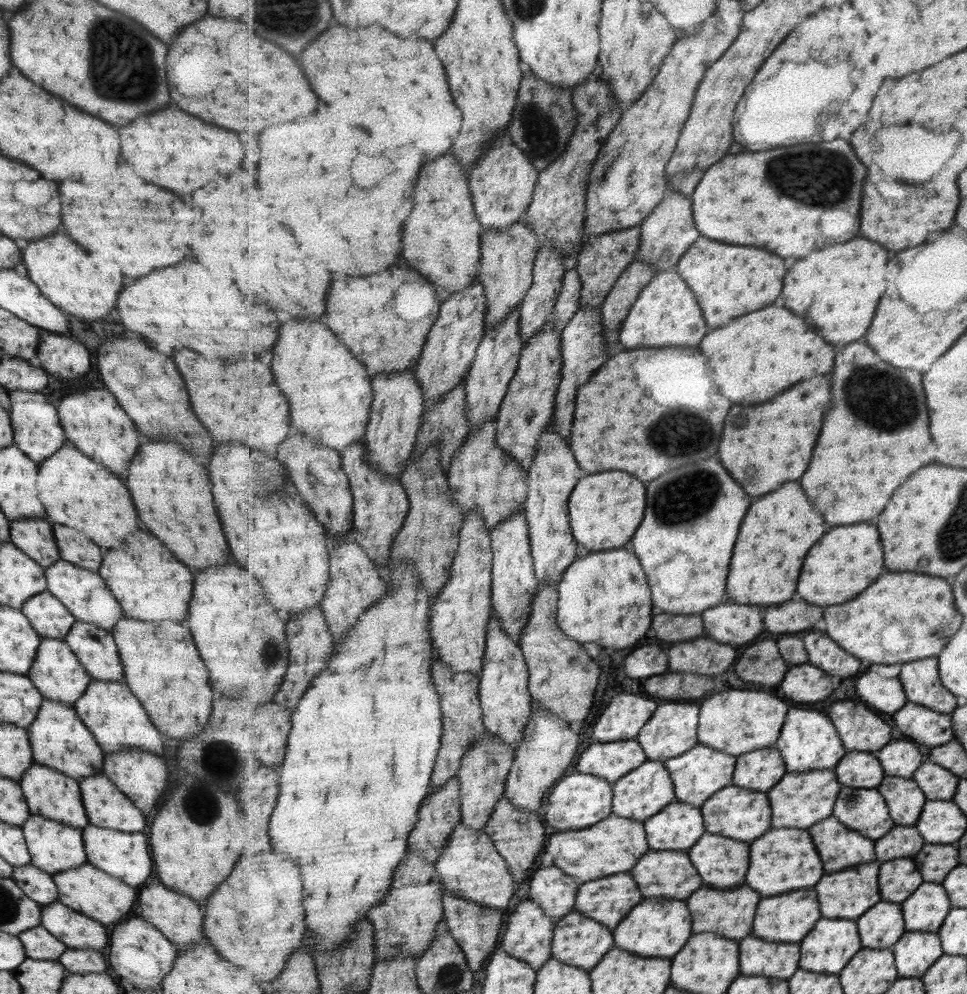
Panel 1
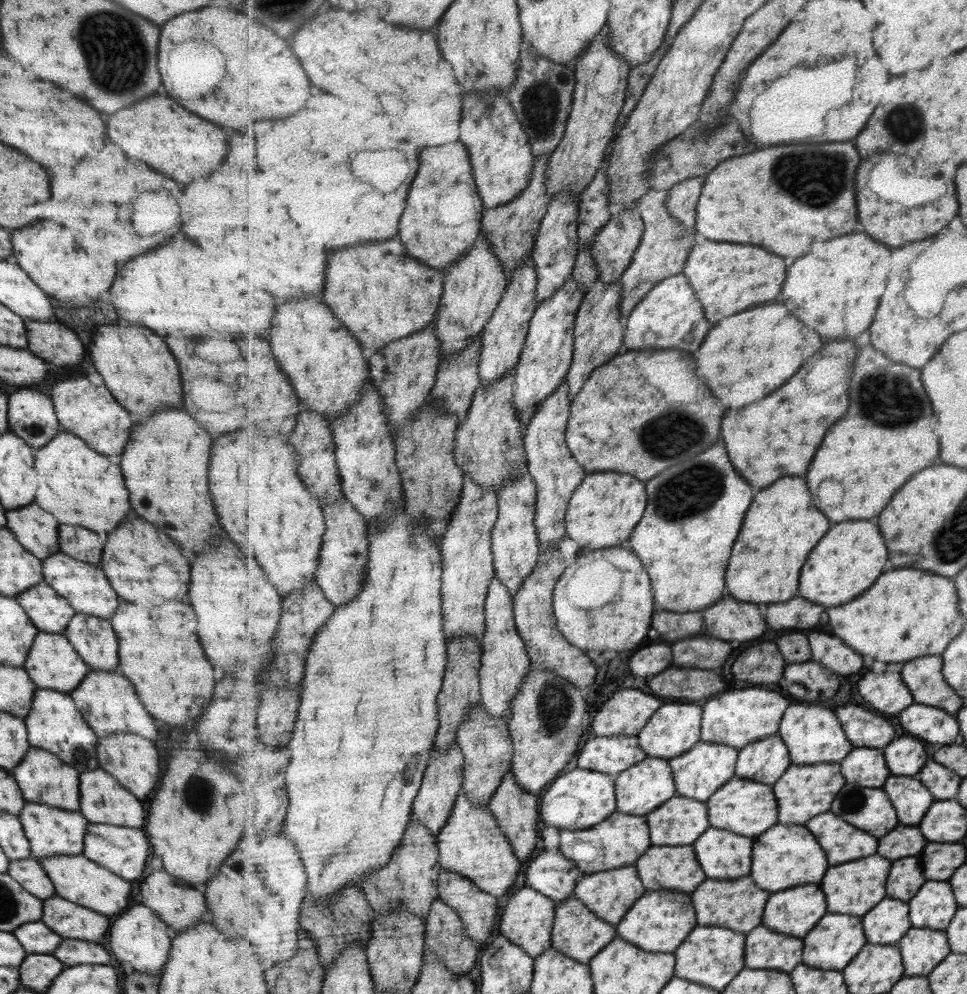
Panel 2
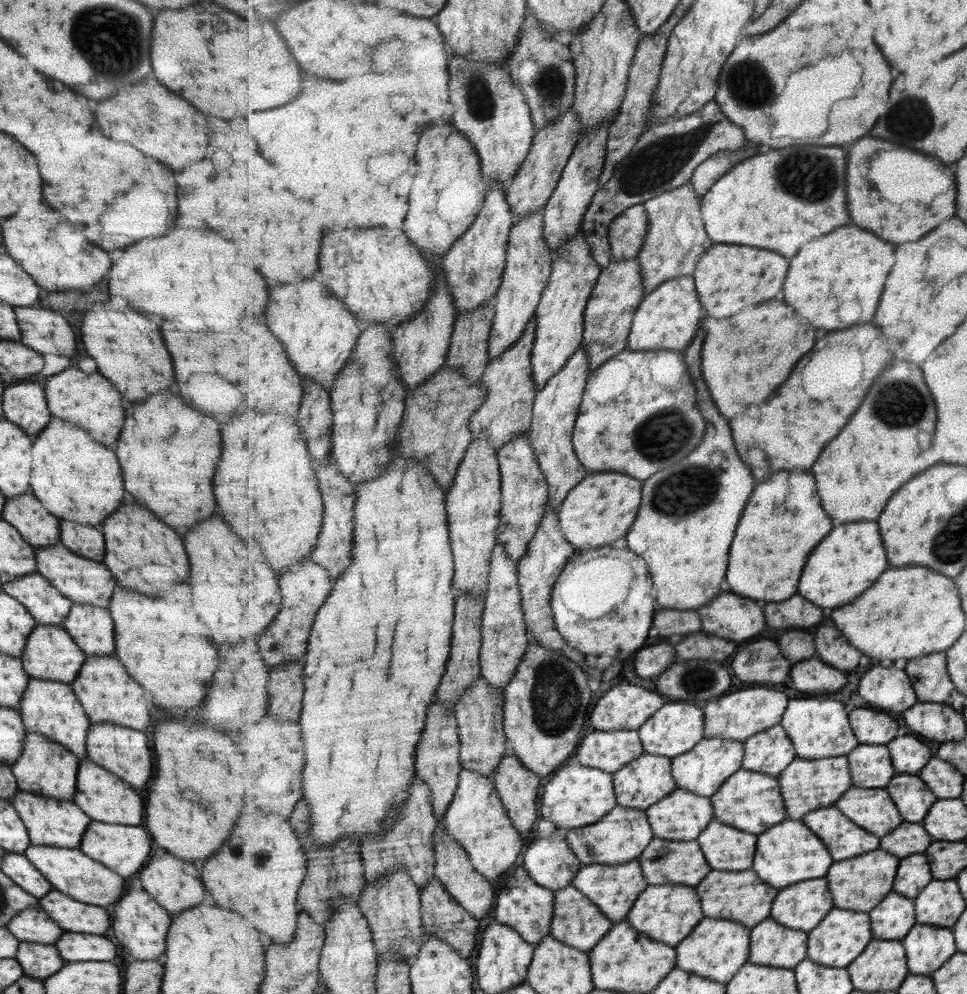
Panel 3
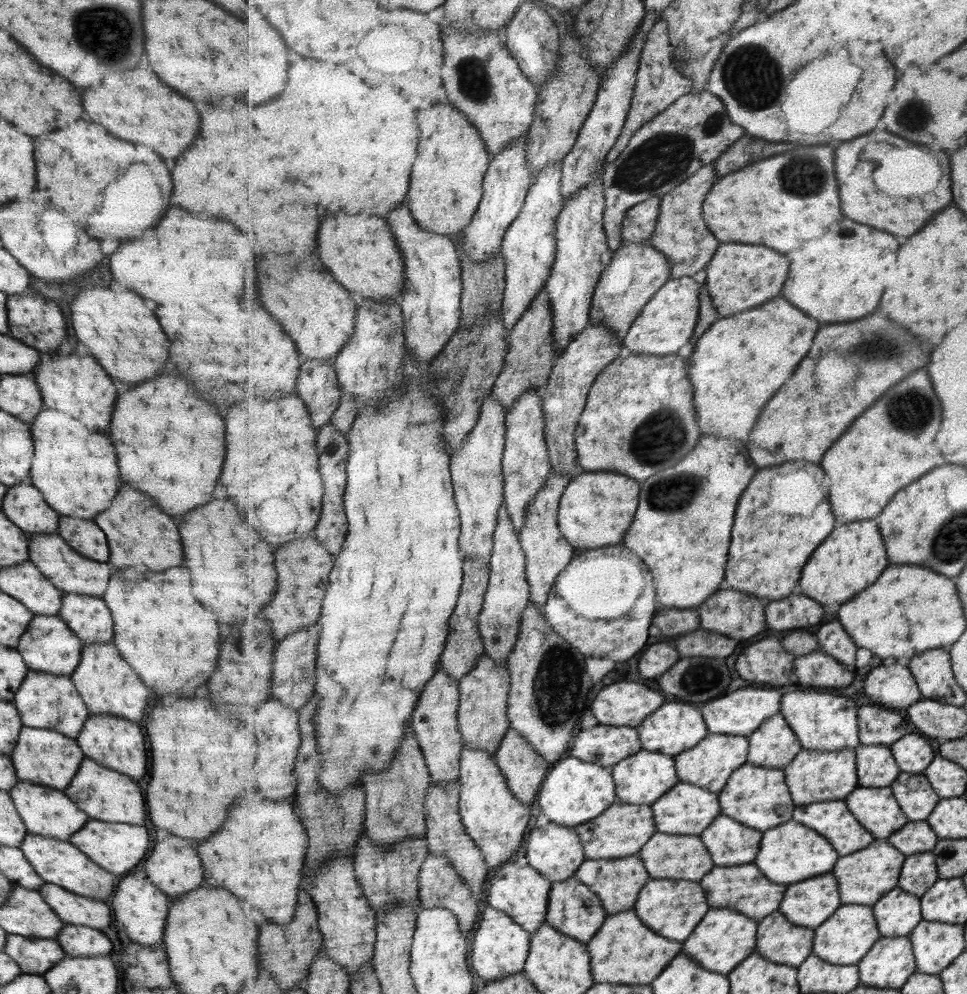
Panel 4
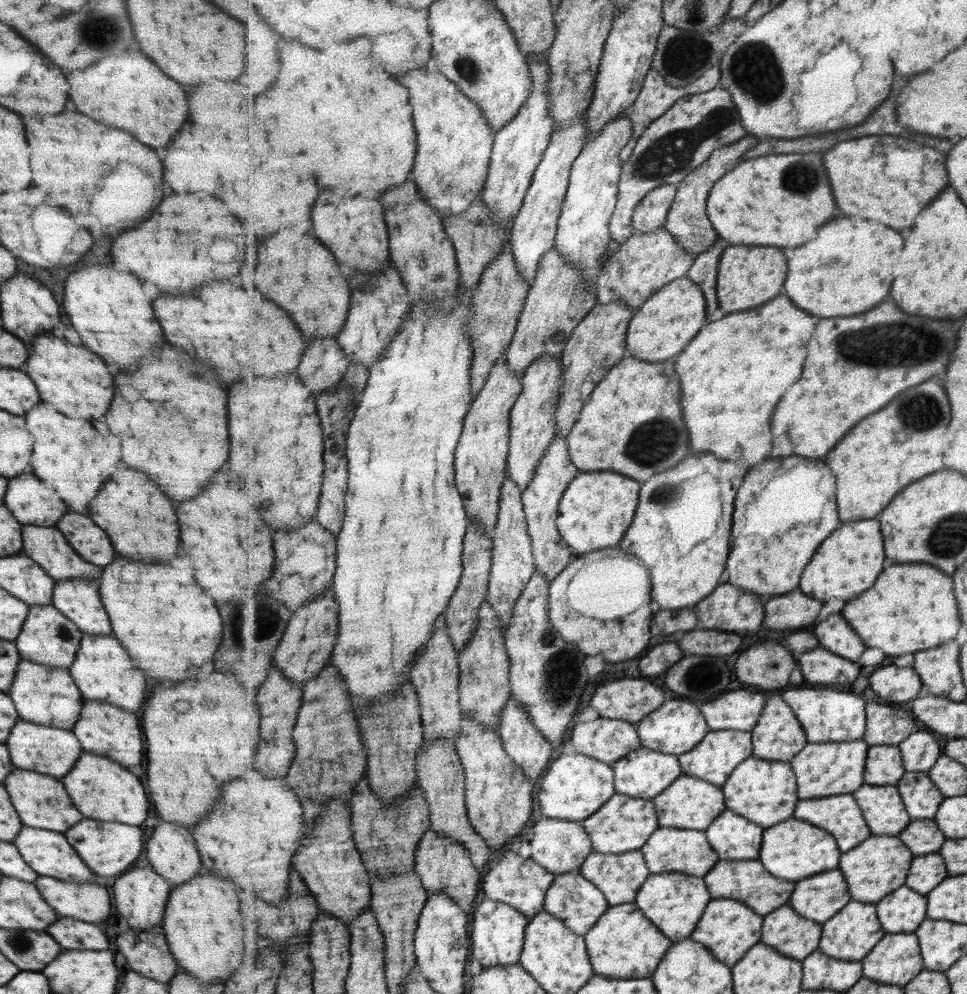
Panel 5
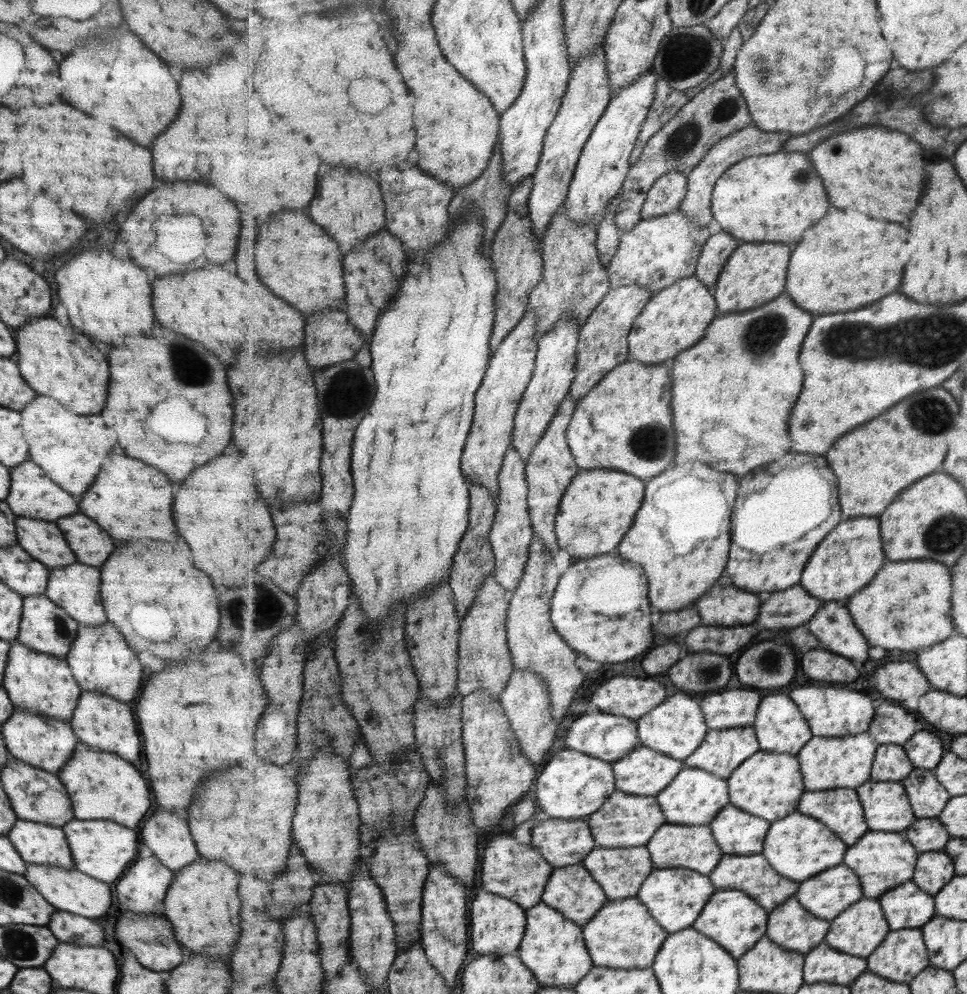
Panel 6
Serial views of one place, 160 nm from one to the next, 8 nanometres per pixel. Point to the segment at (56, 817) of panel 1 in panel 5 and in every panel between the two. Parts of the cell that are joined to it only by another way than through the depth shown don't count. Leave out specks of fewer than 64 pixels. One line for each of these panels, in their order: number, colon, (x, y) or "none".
2: (42, 779)
3: (45, 769)
4: (42, 757)
5: (51, 751)

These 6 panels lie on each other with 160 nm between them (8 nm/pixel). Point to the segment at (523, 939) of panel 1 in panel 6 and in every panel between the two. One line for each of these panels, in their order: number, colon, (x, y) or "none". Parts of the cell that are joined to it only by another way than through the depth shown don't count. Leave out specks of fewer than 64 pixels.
2: (529, 916)
3: (526, 906)
4: (523, 893)
5: (523, 884)
6: (521, 873)

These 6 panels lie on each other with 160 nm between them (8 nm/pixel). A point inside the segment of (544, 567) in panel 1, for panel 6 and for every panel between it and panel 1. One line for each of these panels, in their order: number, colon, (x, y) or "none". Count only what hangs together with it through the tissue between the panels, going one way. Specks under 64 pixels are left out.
2: (556, 472)
3: (556, 407)
4: (565, 397)
5: (599, 342)
6: (604, 344)

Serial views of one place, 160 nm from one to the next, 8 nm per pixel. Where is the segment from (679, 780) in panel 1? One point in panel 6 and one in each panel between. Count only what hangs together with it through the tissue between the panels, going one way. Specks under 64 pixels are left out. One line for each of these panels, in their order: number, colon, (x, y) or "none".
2: (699, 773)
3: (702, 770)
4: (710, 765)
5: (714, 759)
6: (723, 750)

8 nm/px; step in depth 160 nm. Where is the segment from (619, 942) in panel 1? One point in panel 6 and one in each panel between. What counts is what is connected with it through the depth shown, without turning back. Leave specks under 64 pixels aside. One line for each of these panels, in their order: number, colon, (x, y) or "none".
2: (661, 921)
3: (669, 913)
4: (672, 907)
5: (676, 902)
6: (677, 896)

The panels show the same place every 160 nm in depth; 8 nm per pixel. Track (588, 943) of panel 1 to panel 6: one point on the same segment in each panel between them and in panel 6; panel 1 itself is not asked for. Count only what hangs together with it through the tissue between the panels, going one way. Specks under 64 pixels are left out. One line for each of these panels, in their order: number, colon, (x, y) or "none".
2: (580, 933)
3: (578, 921)
4: (574, 909)
5: (578, 902)
6: (571, 890)

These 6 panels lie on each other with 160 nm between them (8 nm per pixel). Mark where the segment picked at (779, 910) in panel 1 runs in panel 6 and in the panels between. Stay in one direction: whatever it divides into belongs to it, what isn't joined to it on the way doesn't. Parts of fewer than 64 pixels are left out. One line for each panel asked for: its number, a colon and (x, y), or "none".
2: (795, 912)
3: (803, 906)
4: (810, 904)
5: (820, 898)
6: (828, 895)

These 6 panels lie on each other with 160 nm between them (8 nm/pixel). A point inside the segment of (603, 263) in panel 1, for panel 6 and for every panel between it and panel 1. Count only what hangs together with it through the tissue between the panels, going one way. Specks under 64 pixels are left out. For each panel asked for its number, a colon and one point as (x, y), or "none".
2: (614, 246)
3: (628, 232)
4: (641, 221)
5: (651, 214)
6: (667, 194)

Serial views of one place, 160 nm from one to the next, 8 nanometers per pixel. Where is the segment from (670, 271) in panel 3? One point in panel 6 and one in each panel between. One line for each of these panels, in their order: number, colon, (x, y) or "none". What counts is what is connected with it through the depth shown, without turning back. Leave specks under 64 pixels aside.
4: (682, 233)
5: (688, 221)
6: (750, 141)

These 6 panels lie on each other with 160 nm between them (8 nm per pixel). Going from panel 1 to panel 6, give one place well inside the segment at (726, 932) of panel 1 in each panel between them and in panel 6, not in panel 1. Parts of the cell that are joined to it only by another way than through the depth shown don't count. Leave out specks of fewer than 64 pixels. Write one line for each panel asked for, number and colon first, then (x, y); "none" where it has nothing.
2: (739, 904)
3: (735, 896)
4: (745, 888)
5: (747, 880)
6: (754, 874)

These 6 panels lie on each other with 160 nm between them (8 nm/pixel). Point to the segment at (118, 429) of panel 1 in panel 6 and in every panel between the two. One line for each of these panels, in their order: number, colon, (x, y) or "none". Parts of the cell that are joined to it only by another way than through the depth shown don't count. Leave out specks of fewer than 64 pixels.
2: (90, 414)
3: (70, 395)
4: (70, 385)
5: (75, 382)
6: (46, 365)

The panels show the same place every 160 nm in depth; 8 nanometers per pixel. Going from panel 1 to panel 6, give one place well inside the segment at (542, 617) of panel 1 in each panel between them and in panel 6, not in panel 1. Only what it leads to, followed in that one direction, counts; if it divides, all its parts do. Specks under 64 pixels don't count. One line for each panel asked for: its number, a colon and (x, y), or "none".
2: (533, 605)
3: (548, 554)
4: (548, 553)
5: (542, 498)
6: (551, 468)

